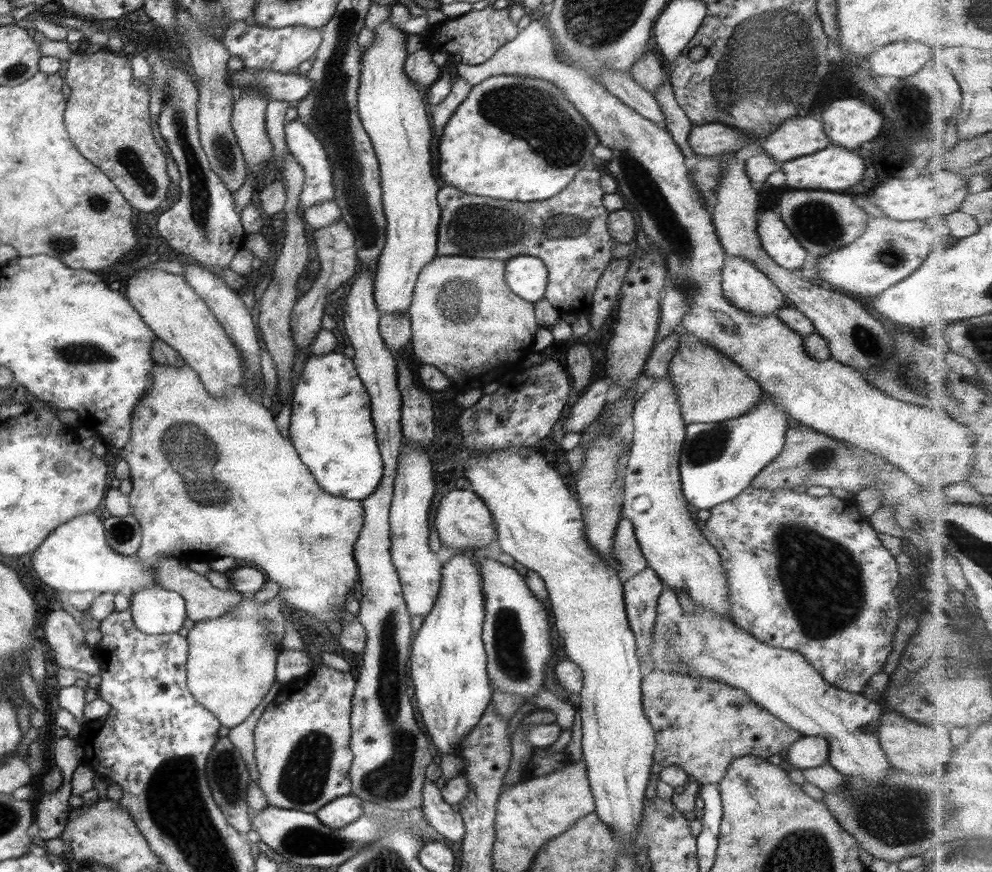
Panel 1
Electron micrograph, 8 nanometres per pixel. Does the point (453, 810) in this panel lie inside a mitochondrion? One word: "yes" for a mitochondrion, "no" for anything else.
no

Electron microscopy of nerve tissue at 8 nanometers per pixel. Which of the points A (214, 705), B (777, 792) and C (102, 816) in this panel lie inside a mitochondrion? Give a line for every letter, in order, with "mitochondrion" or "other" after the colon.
A: other
B: other
C: other

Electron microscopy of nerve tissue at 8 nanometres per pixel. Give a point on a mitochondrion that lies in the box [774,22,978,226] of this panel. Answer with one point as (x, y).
(907, 95)

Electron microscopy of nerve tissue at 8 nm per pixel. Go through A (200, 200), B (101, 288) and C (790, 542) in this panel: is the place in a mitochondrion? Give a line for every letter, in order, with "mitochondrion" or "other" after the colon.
A: mitochondrion
B: other
C: mitochondrion

